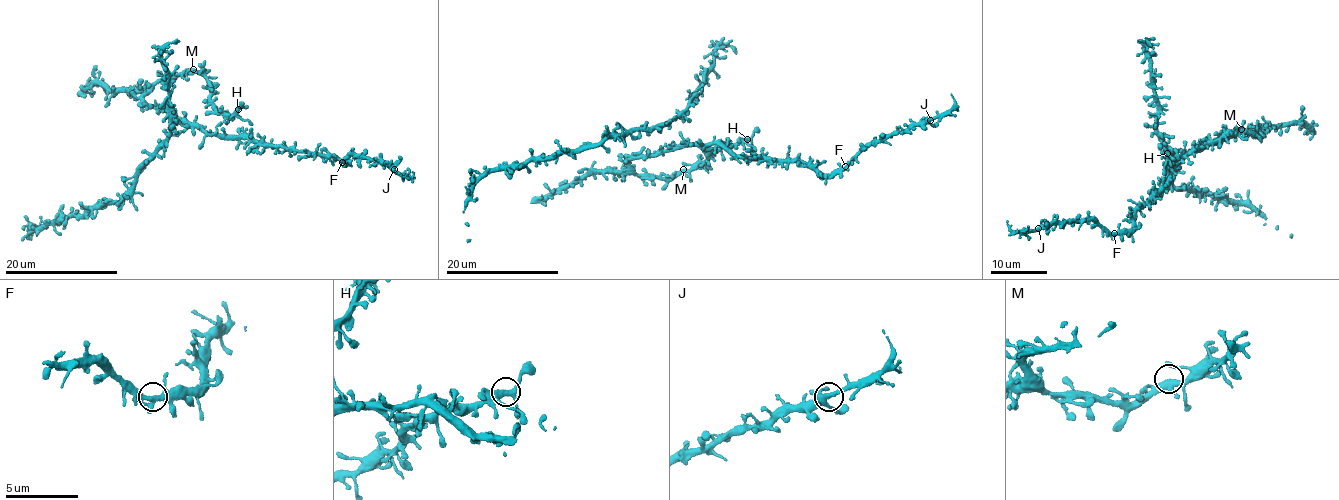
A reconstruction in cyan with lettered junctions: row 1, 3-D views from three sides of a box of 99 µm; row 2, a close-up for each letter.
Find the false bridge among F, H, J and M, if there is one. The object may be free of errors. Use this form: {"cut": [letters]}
{"cut": []}

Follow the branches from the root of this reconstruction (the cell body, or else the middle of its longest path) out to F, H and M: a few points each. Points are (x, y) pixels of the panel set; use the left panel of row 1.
F: (177, 121), (213, 134), (262, 141), (342, 162)
H: (177, 121), (186, 125), (143, 96), (158, 81), (186, 72), (203, 75), (220, 113), (229, 116), (237, 109)
M: (177, 121), (186, 125), (165, 109), (147, 104), (143, 96), (158, 81), (164, 82), (193, 69)

